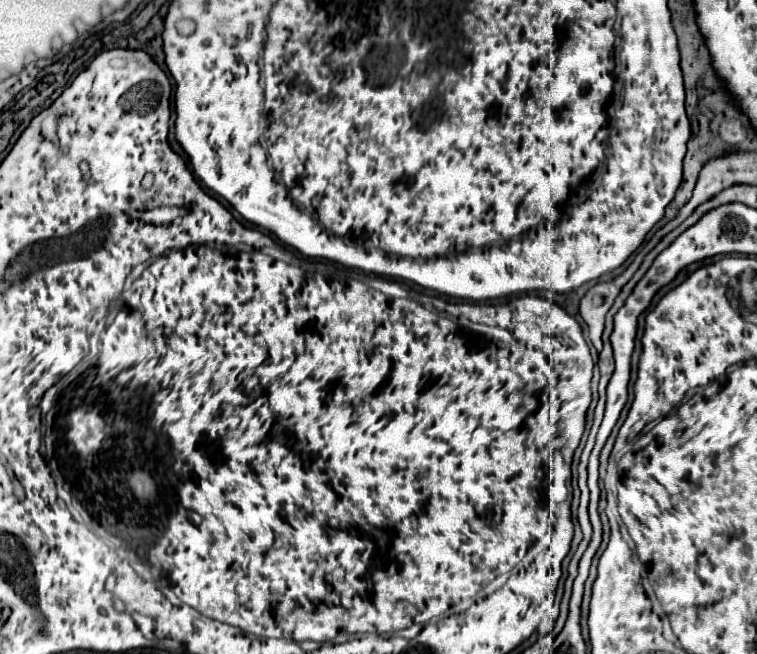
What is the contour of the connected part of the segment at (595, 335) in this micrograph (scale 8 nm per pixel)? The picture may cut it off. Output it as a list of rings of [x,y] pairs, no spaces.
[[[636,264],[628,266],[618,278],[610,280],[610,282],[600,282],[596,286],[592,286],[586,296],[580,300],[580,316],[584,318],[584,322],[590,328],[590,340],[594,344],[594,348],[600,352],[602,350],[602,332],[604,332],[604,318],[610,310],[610,306],[614,304],[616,296],[620,294],[622,286],[632,278],[632,274],[636,272]]]

